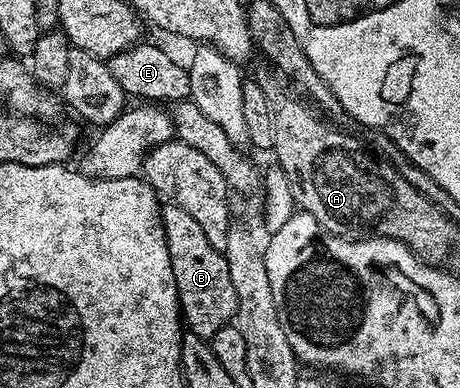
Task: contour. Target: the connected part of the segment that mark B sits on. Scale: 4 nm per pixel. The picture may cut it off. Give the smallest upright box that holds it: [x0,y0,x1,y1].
[162,205,238,340]

